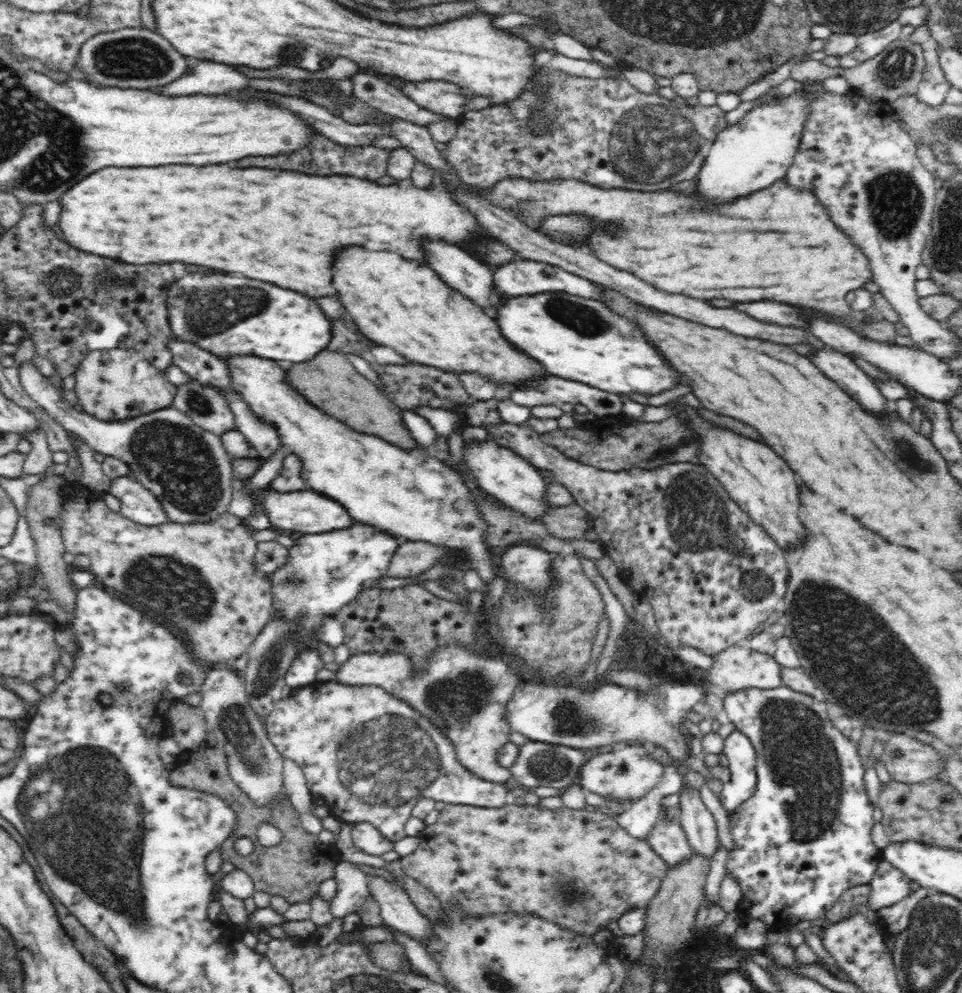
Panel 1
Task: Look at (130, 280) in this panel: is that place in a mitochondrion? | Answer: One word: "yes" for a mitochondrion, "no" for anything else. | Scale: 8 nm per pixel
yes

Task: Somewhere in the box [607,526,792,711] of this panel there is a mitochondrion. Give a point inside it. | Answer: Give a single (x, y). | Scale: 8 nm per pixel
(755, 584)

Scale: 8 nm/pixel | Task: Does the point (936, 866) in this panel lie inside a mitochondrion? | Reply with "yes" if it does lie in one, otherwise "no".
no

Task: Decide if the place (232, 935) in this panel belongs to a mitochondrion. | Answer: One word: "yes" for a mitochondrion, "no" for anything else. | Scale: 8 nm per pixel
no

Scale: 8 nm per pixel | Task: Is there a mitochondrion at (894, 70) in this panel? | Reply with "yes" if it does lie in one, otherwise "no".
yes

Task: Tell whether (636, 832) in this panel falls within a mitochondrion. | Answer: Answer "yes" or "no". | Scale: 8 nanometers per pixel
no

